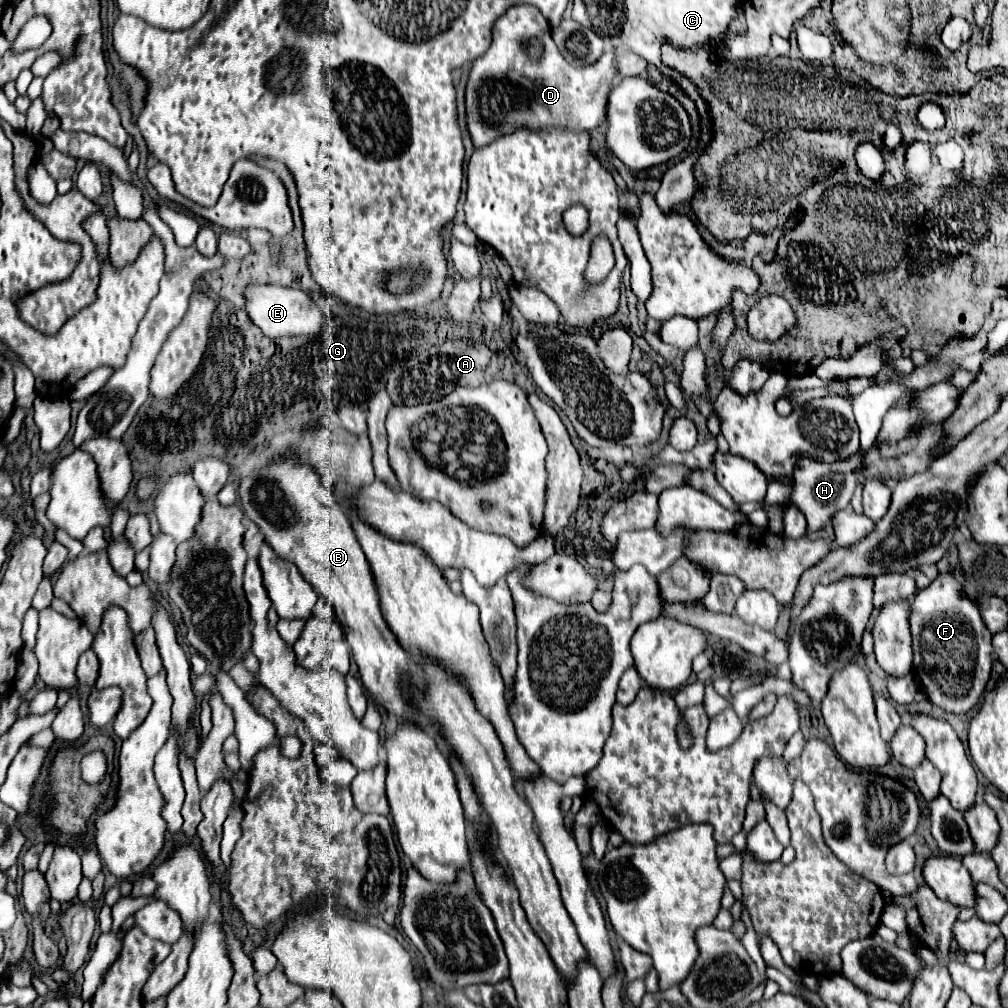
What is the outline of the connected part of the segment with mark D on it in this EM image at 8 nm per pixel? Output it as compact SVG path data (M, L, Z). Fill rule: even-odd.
M530 4L512 6L496 20L492 44L474 60L466 86L468 126L472 130L474 146L484 146L496 136L508 134L512 128L520 126L568 126L572 130L594 130L606 124L608 92L612 92L616 76L618 68L614 50L604 52L592 66L574 68L560 56L540 10ZM528 38L536 38L546 44L544 54L538 60L530 58L524 50L524 42Z

